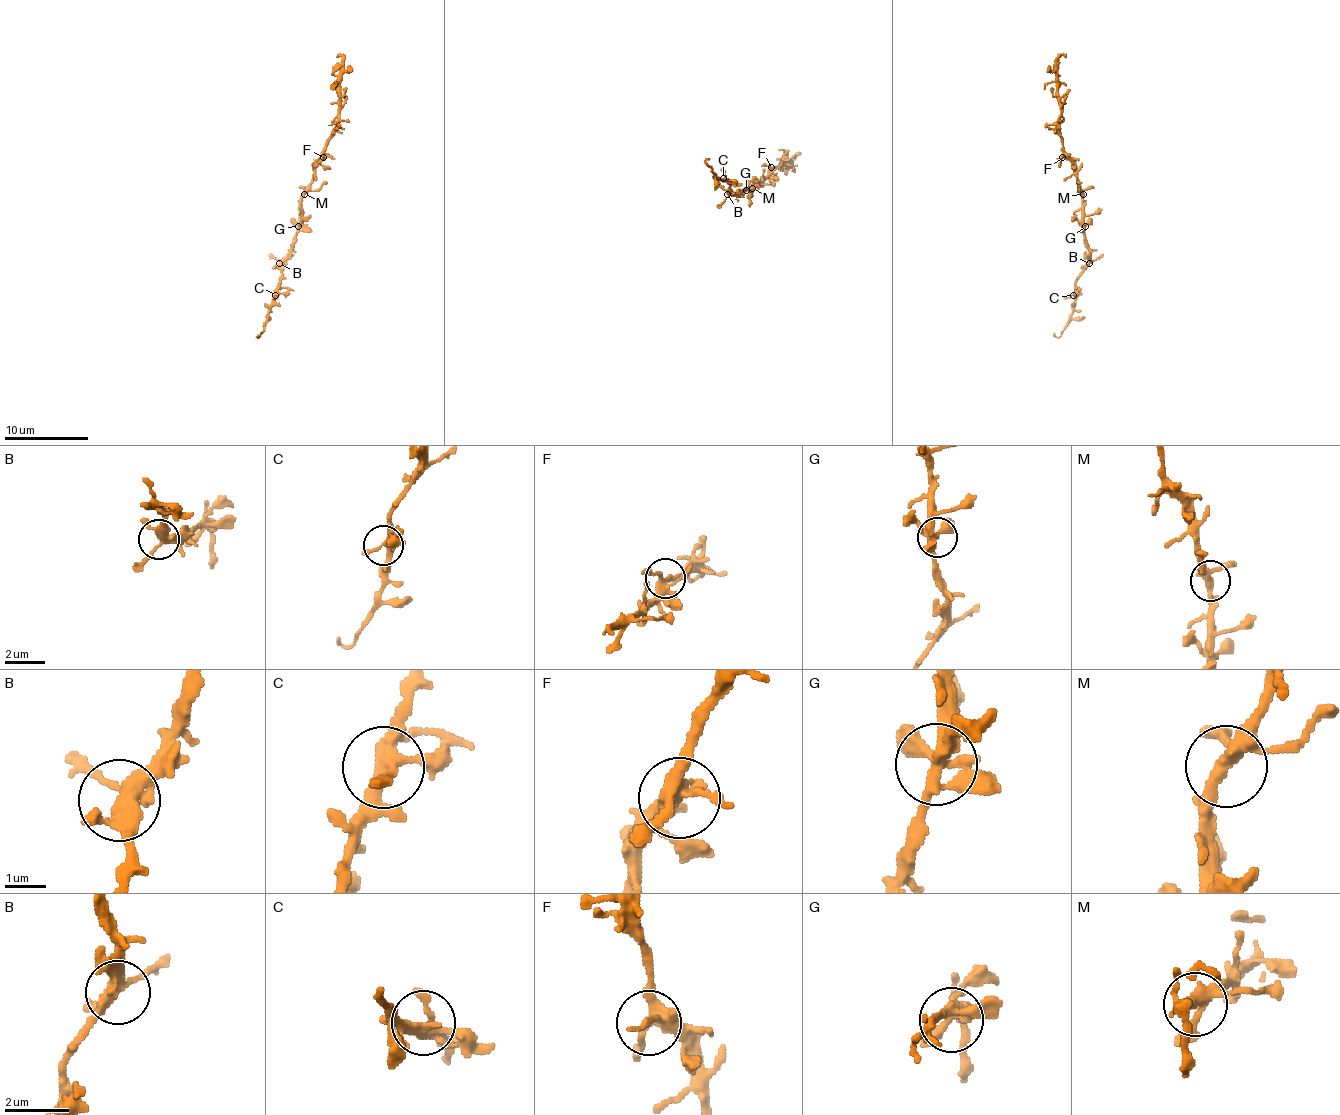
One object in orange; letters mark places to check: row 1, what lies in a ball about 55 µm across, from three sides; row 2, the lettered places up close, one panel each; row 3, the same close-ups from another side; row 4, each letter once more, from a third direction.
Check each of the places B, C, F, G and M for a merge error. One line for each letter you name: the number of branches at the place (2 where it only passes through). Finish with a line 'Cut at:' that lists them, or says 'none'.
Cut at: none

